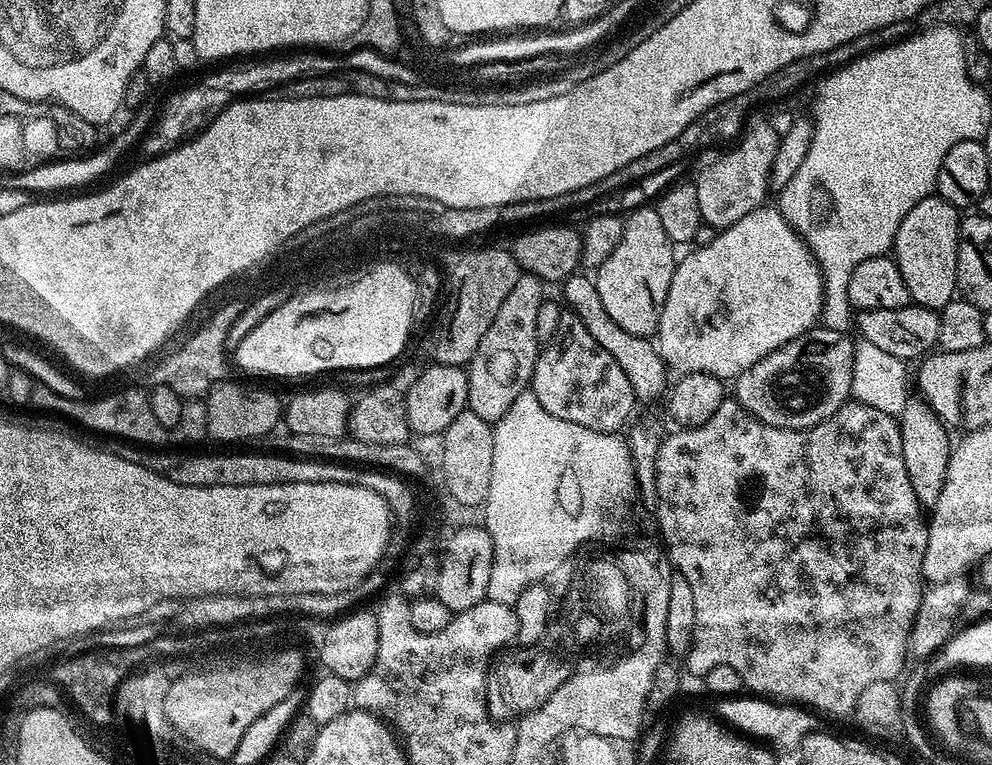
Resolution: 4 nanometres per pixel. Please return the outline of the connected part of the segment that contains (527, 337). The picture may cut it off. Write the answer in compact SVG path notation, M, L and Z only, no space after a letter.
M522 272L514 289L506 296L502 307L498 310L497 317L486 330L485 337L478 344L474 352L474 358L469 360L466 371L468 373L468 408L484 421L495 424L509 412L510 406L516 404L519 398L531 383L533 370L536 368L536 360L539 356L540 341L537 338L537 314L541 302L546 298L545 283L536 275Z

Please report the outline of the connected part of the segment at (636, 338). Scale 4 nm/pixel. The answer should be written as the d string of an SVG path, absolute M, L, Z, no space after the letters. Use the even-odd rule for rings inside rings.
M573 274L563 281L563 303L576 313L586 330L594 334L594 342L598 342L598 346L602 346L602 350L606 350L606 354L610 354L610 358L614 358L614 362L626 370L626 378L630 378L630 386L634 386L637 401L656 400L659 396L661 399L670 387L670 369L665 364L659 347L647 336L626 334L626 330L622 330L622 326L618 326L618 322L606 314L606 306L602 306L602 298L598 298L595 279L591 275L580 275Z

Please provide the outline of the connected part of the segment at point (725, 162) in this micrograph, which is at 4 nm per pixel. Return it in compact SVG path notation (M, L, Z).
M766 121L749 123L742 135L729 147L729 152L712 160L694 177L698 190L698 210L702 210L704 223L717 230L734 226L738 218L746 218L761 207L770 196L770 172L774 166L774 154L778 154L781 133Z

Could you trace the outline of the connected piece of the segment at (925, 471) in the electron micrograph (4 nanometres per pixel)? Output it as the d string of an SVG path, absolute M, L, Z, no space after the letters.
M920 398L909 399L898 423L902 434L902 458L906 462L906 474L910 474L910 486L914 486L920 505L930 510L938 502L938 494L942 494L942 486L946 482L946 470L954 447L953 441L948 441L950 429Z

